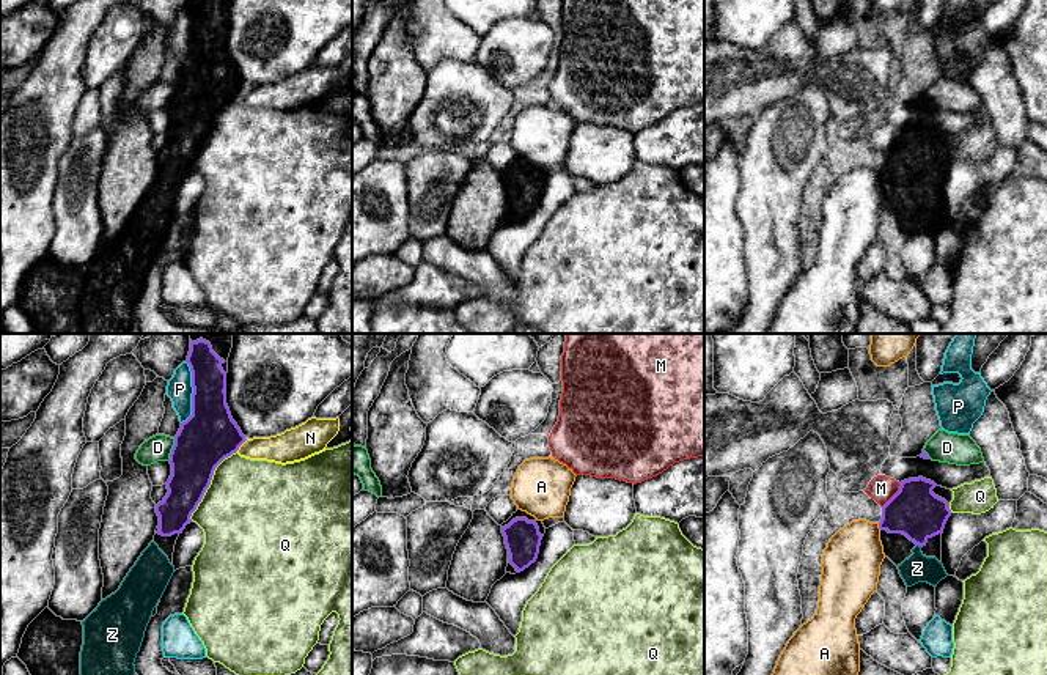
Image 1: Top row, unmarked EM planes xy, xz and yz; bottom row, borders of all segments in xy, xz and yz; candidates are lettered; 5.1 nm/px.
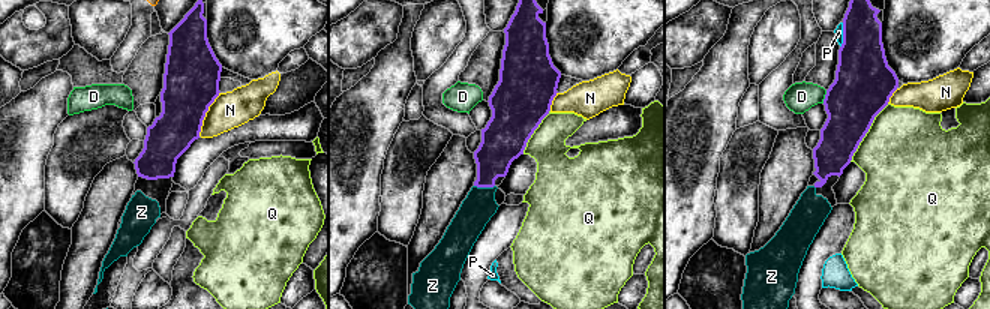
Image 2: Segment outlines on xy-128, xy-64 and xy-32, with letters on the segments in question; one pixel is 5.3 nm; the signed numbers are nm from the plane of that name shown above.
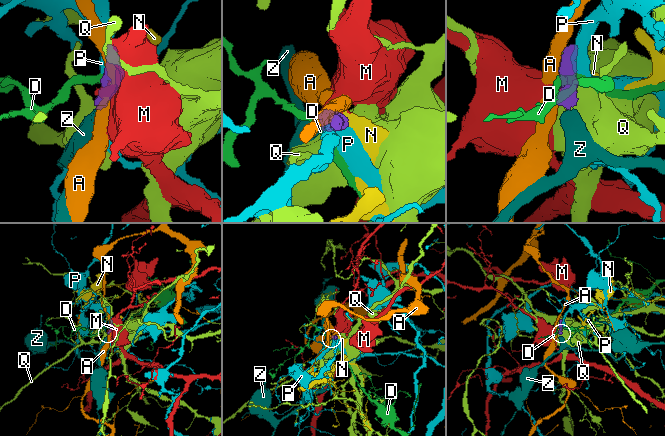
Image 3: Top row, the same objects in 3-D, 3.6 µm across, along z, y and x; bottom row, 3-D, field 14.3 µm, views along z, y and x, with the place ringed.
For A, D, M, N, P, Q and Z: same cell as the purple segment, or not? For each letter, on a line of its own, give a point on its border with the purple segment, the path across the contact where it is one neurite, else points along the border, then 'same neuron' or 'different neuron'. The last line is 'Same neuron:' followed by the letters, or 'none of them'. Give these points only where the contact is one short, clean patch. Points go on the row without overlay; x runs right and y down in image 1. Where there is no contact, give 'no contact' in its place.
A: contact yz (879, 173); different neuron
D: contact xy (172, 96); border xy (175, 85), (167, 107); different neuron
M: contact yz (893, 143); border yz (900, 131), (900, 136), (882, 154); different neuron
N: contact xy (241, 92); border xy (247, 87), (236, 98); different neuron
P: contact xy (192, 41); different neuron
Q: contact xy (209, 131); border xy (236, 98), (216, 115), (211, 131), (191, 167); different neuron
Z: contact yz (920, 192); way yz (915, 159), (918, 162), (920, 192), (917, 216); same neuron
Same neuron: Z

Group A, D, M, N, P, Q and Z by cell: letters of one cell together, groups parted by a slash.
A / D / M N / P / Q / Z

